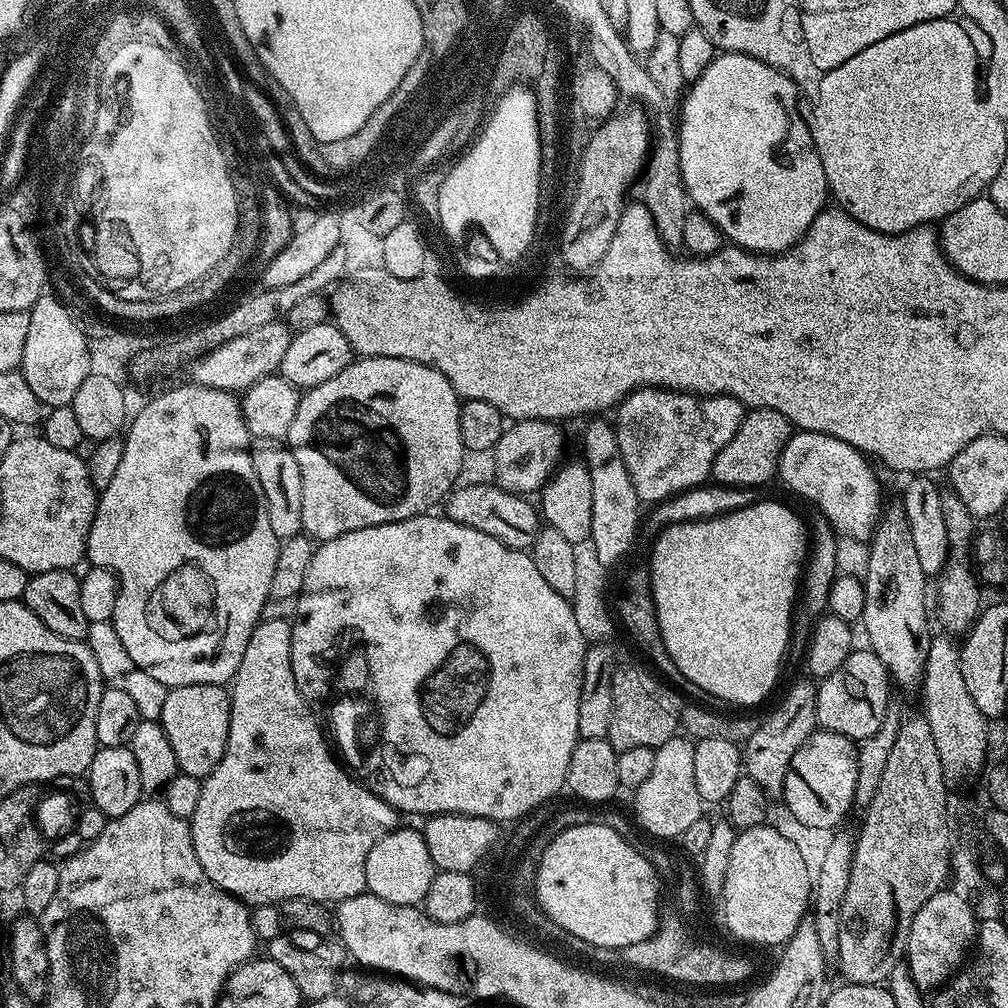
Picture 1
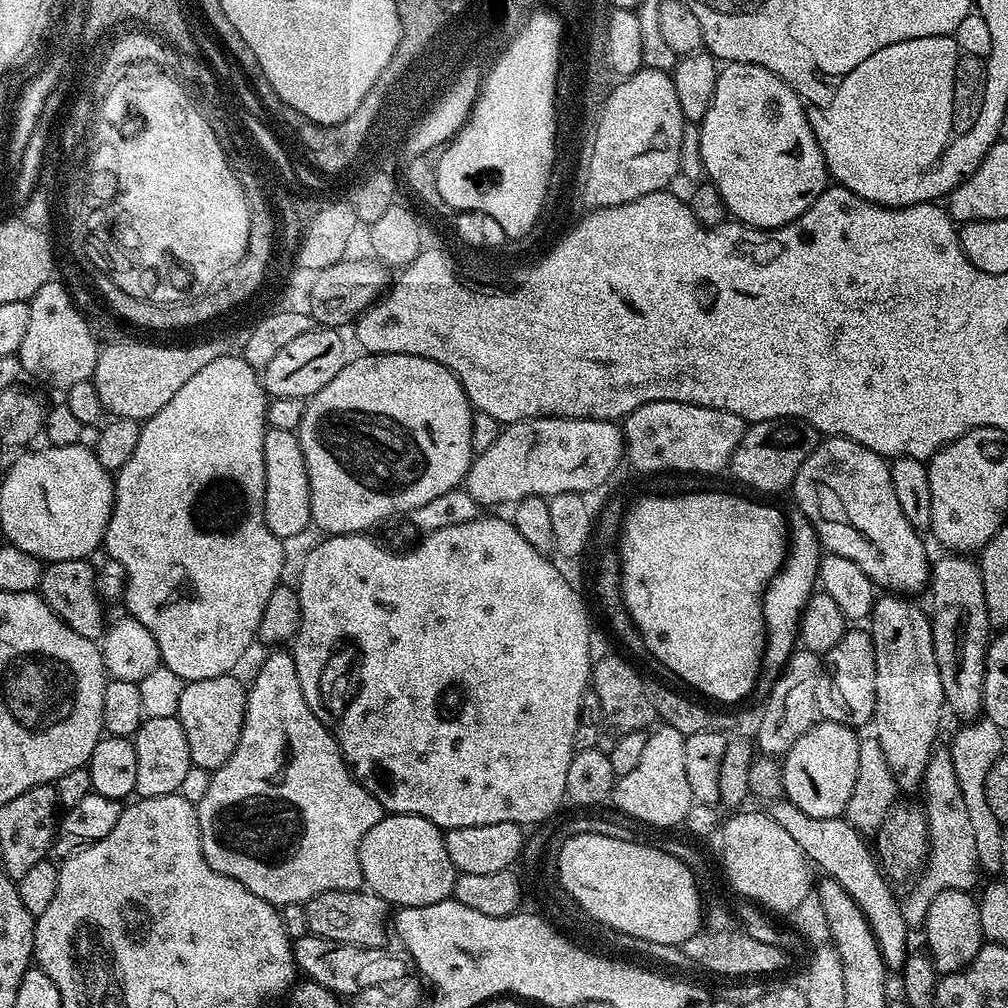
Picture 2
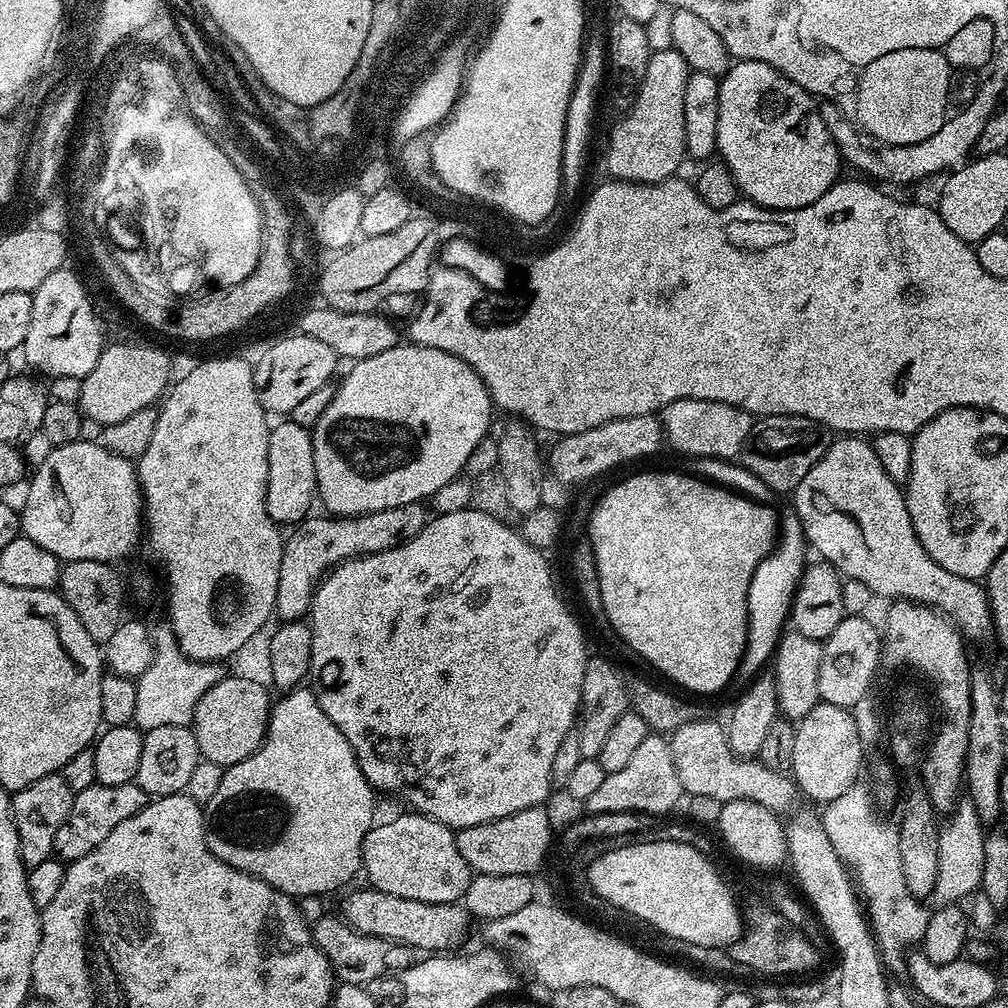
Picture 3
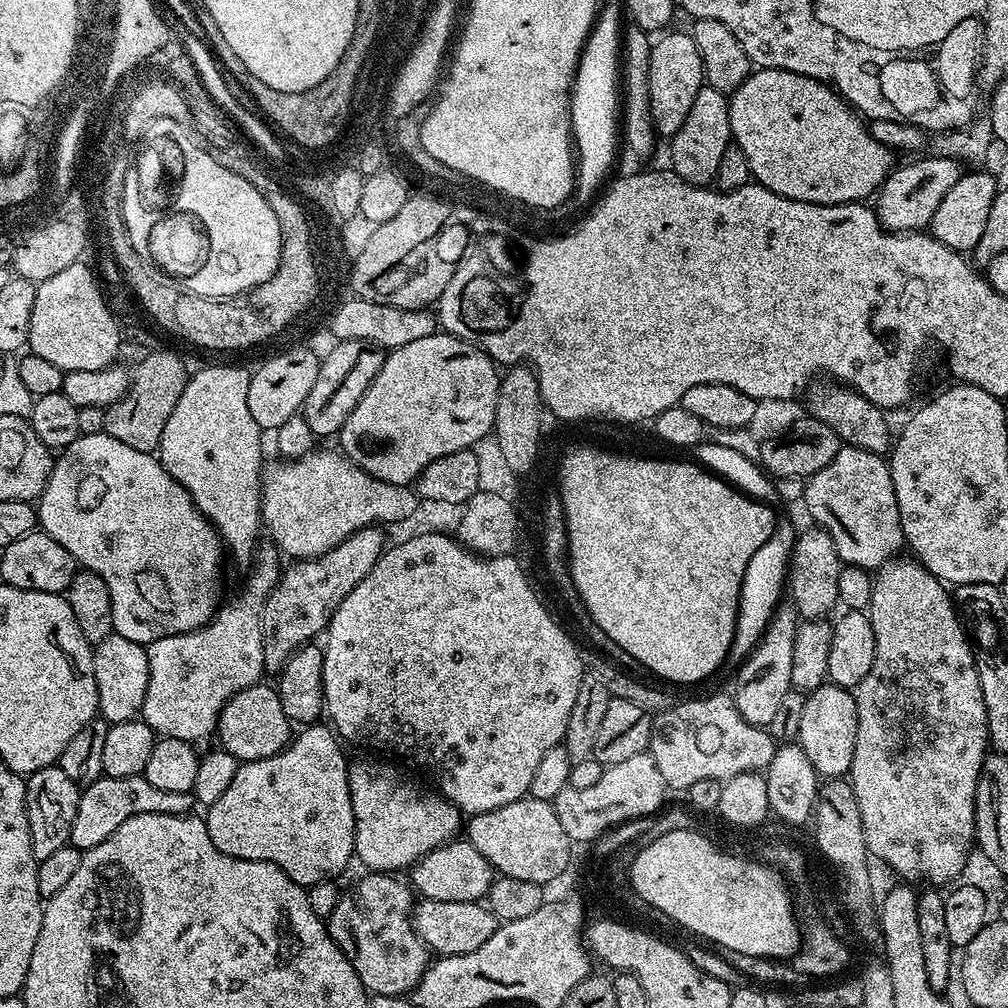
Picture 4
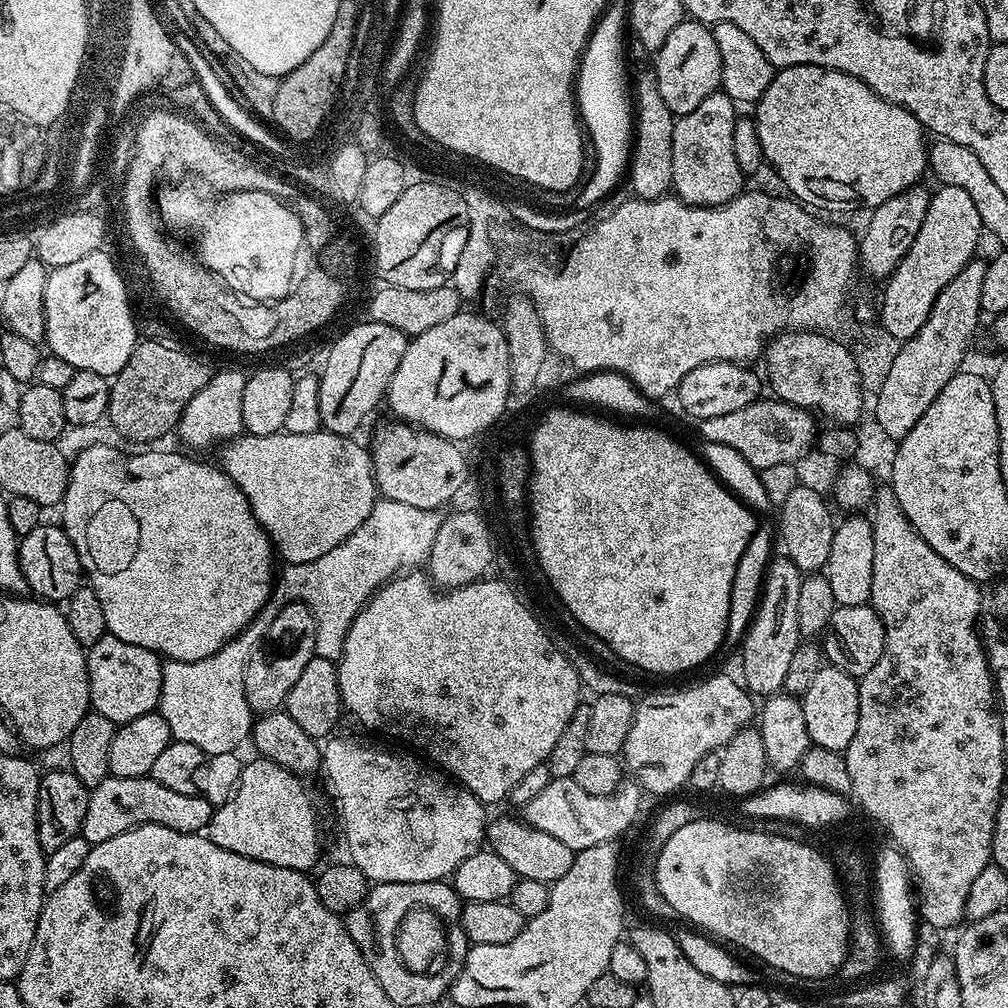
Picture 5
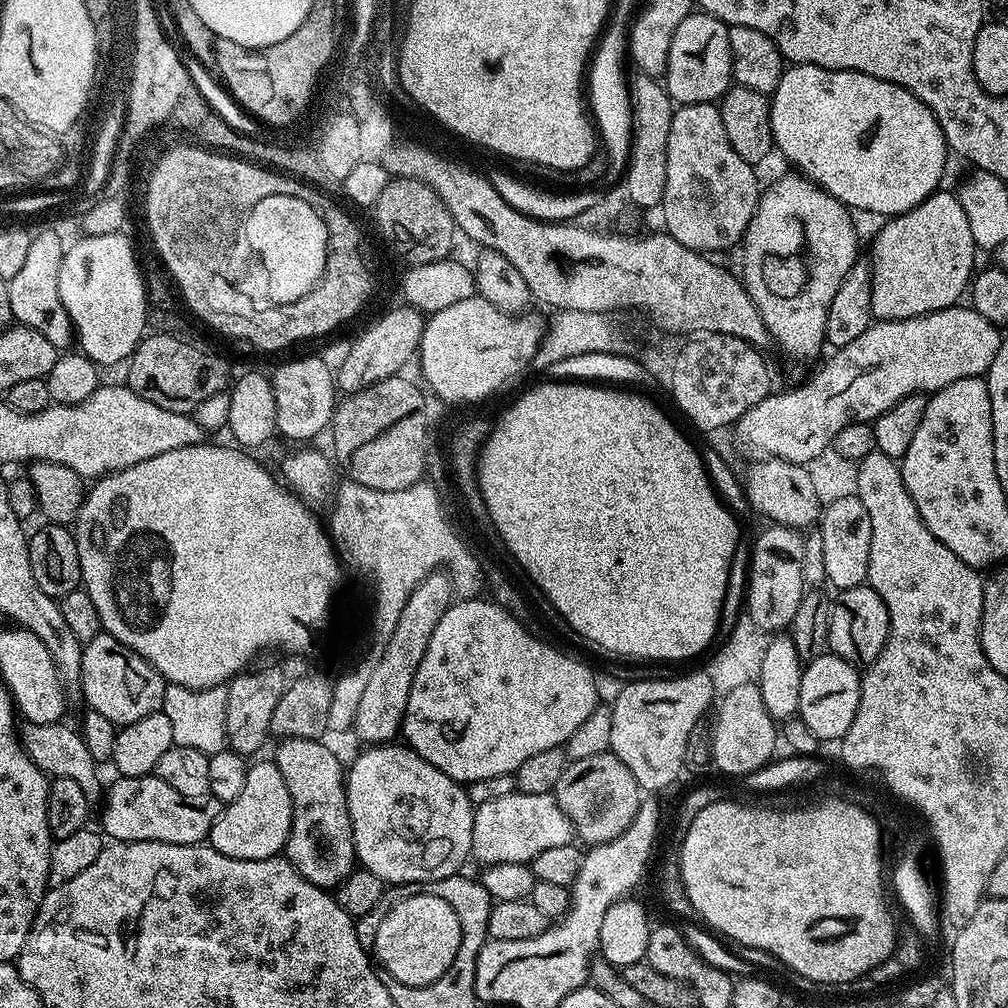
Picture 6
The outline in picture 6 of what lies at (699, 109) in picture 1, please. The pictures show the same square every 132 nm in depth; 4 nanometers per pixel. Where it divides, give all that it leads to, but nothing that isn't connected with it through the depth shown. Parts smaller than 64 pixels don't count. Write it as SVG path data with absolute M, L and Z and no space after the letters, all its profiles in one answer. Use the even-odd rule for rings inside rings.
M794 64L785 67L778 86L770 94L770 103L772 105L770 114L772 143L775 151L781 152L796 167L793 169L799 175L809 177L813 184L817 184L819 188L826 190L857 213L859 213L858 211L877 212L880 218L900 216L903 212L914 210L914 206L918 206L926 197L931 196L941 187L940 179L944 176L944 167L948 164L948 156L950 157L948 143L945 142L942 130L938 126L934 114L926 106L926 102L922 102L914 94L910 94L910 90L906 90L894 82L886 82L882 78L874 78L870 74L861 72L832 72L828 68L813 64Z

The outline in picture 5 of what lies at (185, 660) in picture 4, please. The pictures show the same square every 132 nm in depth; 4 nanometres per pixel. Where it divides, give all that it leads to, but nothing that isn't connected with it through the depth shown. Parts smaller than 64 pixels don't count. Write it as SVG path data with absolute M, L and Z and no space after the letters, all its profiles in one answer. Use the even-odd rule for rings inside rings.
M377 499L374 510L370 510L370 518L366 518L366 522L362 522L362 526L358 526L358 530L354 530L354 534L350 534L346 542L334 546L330 554L322 554L322 558L314 558L314 562L285 563L284 569L281 572L279 569L275 577L268 603L233 640L229 640L217 652L210 654L210 658L198 658L198 662L165 659L162 664L162 690L158 711L162 718L166 718L166 726L170 726L172 739L191 742L192 745L198 746L198 750L202 750L205 756L236 752L239 744L249 739L254 723L253 710L246 702L246 666L252 655L260 649L260 642L266 630L270 630L270 622L276 613L286 604L305 604L314 614L316 623L316 655L333 662L339 661L346 634L354 618L383 584L401 575L405 570L415 569L427 561L440 521L441 517L433 509L418 510L418 506L405 506L402 502Z

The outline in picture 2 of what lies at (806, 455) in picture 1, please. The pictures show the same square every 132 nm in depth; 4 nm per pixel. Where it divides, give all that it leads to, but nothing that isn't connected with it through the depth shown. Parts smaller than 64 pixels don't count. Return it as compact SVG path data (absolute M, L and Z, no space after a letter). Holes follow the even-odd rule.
M829 436L821 439L819 446L802 462L796 480L790 489L796 495L795 507L806 514L820 539L820 547L825 553L840 555L854 562L855 566L868 575L877 589L894 590L901 588L901 593L922 593L929 587L930 557L924 549L921 533L902 514L902 505L894 495L892 470L889 461L879 456L874 450L866 450L858 442L844 436Z

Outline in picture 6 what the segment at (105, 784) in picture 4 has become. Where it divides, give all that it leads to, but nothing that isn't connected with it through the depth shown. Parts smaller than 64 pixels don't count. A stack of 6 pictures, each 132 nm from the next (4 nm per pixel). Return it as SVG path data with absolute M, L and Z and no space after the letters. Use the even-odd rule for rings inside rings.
M154 774L117 775L115 779L103 793L99 827L105 837L116 842L129 844L139 840L153 840L171 844L202 844L207 841L210 830L222 811L220 801L208 798L201 802L182 798L182 794L174 790L174 786L166 786L166 782L162 782L162 778Z

